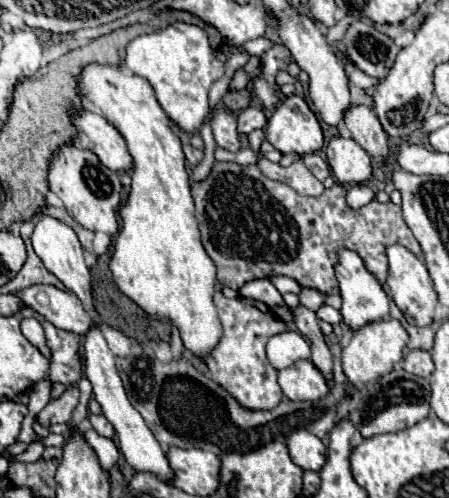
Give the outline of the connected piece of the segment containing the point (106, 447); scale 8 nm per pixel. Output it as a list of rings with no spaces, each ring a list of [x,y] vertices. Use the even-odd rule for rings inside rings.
[[[94,428],[86,430],[84,436],[86,436],[86,442],[92,446],[92,450],[96,452],[96,456],[98,456],[104,470],[110,470],[112,466],[116,466],[120,454],[118,454],[118,448],[116,448],[116,444],[112,440],[102,438],[100,434],[96,434]]]

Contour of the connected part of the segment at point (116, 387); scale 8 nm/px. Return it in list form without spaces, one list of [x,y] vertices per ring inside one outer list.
[[[92,328],[86,334],[86,342],[84,342],[84,368],[86,368],[86,378],[90,380],[92,388],[94,388],[94,398],[98,400],[98,404],[102,406],[104,416],[108,418],[108,422],[114,426],[116,434],[118,434],[118,442],[120,442],[120,450],[126,456],[126,462],[134,468],[134,470],[144,470],[144,472],[152,472],[156,474],[160,480],[168,482],[172,478],[166,454],[162,450],[162,446],[158,444],[158,440],[154,438],[154,434],[148,430],[148,426],[144,424],[140,412],[130,404],[122,380],[118,376],[118,370],[114,366],[114,354],[110,352],[100,328]]]

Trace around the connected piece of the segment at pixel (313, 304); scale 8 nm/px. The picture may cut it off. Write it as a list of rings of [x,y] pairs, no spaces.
[[[302,288],[300,292],[300,304],[304,304],[310,310],[318,310],[324,304],[324,294],[314,288]]]

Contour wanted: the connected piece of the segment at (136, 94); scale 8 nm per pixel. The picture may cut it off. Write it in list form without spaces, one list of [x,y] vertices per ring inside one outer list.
[[[88,64],[76,82],[84,104],[94,106],[114,124],[134,160],[130,194],[120,208],[122,228],[110,260],[114,282],[140,308],[152,316],[168,318],[180,330],[184,346],[204,358],[222,336],[212,302],[216,268],[198,240],[180,138],[172,132],[170,118],[158,104],[154,88],[146,78],[126,74],[120,66]]]

